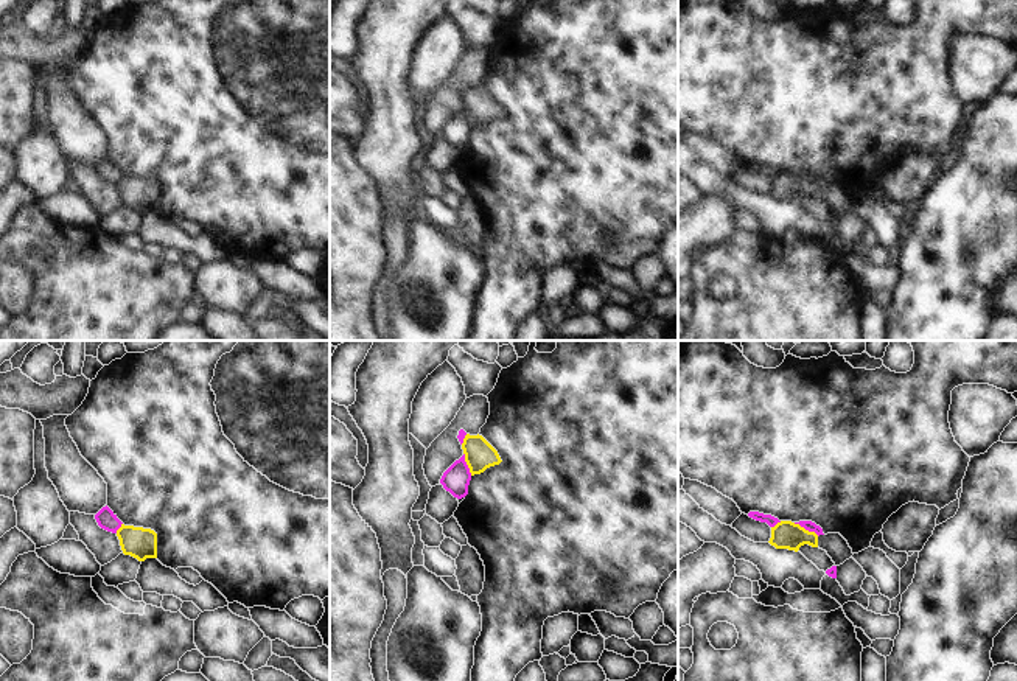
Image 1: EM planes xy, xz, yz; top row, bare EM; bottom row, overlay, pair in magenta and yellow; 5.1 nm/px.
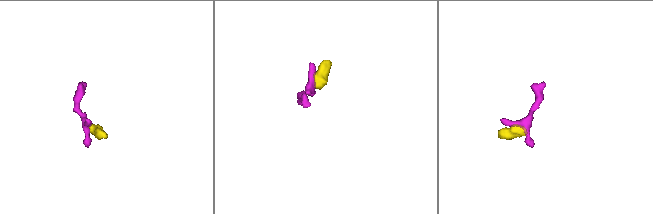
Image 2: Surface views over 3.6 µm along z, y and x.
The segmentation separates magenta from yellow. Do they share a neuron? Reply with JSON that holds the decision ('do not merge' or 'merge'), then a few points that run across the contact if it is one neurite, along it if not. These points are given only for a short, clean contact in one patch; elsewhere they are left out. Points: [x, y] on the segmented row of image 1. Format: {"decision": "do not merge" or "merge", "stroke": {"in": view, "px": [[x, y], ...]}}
{"decision": "do not merge", "stroke": {"in": "yz", "px": [[793, 523], [818, 535]]}}

